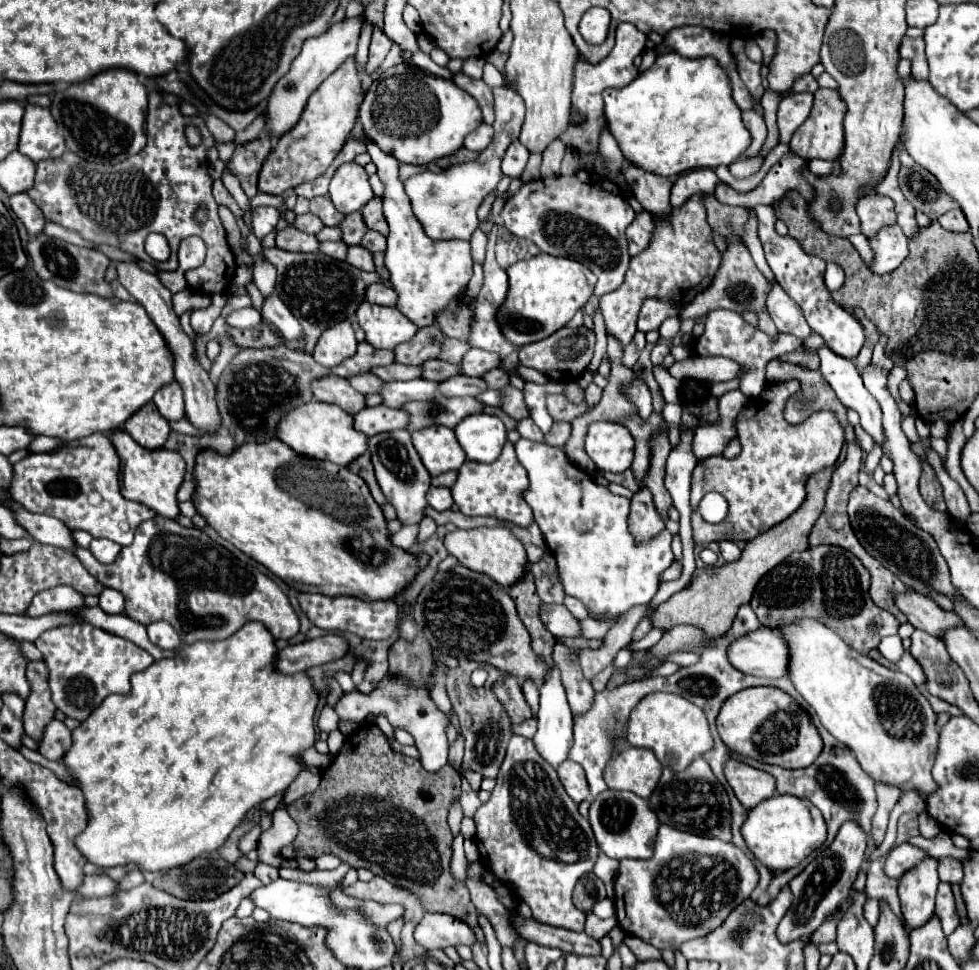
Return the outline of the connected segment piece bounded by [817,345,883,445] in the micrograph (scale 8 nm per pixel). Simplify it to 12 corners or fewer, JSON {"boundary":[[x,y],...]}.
{"boundary":[[827,345],[821,373],[861,427],[881,445],[881,407],[865,389],[851,359]]}

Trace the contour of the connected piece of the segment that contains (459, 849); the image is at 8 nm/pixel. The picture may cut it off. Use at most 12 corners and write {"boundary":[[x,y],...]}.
{"boundary":[[463,837],[453,839],[451,875],[465,883]]}

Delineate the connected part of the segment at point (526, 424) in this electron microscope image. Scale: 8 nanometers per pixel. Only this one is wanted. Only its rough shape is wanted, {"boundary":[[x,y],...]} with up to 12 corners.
{"boundary":[[519,421],[517,431],[521,437],[531,441],[541,441],[545,435],[533,421]]}

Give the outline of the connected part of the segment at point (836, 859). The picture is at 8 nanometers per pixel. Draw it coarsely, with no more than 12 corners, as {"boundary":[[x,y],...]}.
{"boundary":[[845,821],[789,883],[781,943],[809,941],[845,903],[867,833]]}

